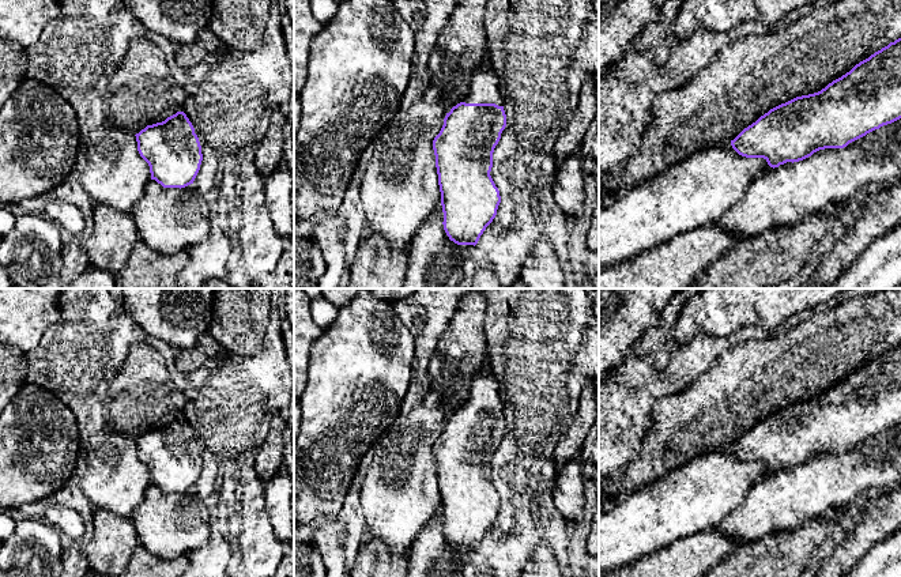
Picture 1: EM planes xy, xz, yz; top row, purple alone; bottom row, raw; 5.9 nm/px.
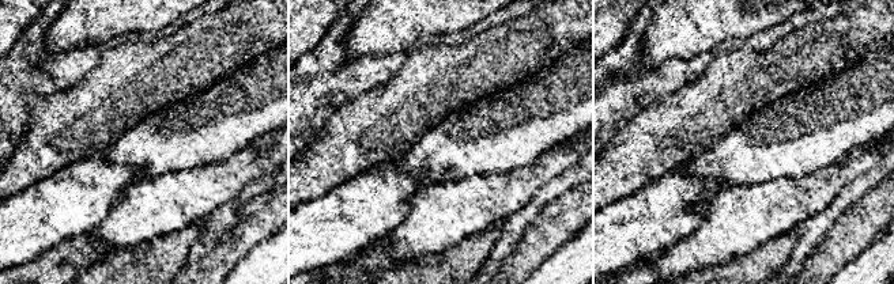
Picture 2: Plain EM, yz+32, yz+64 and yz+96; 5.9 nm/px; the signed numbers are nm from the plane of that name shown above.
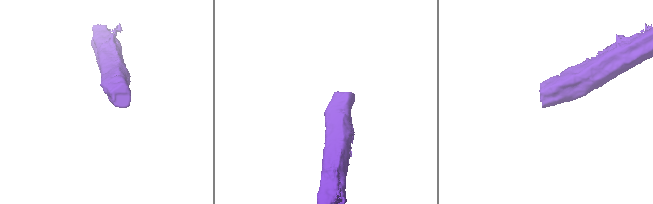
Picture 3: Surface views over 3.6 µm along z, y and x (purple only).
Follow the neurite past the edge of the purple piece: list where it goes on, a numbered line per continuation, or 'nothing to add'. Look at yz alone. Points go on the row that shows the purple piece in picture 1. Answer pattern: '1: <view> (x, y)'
nothing to add

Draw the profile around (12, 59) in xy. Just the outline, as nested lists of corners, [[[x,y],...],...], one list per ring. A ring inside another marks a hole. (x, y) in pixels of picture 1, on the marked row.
[[[0,35],[0,109],[26,79],[27,56],[19,45]]]

